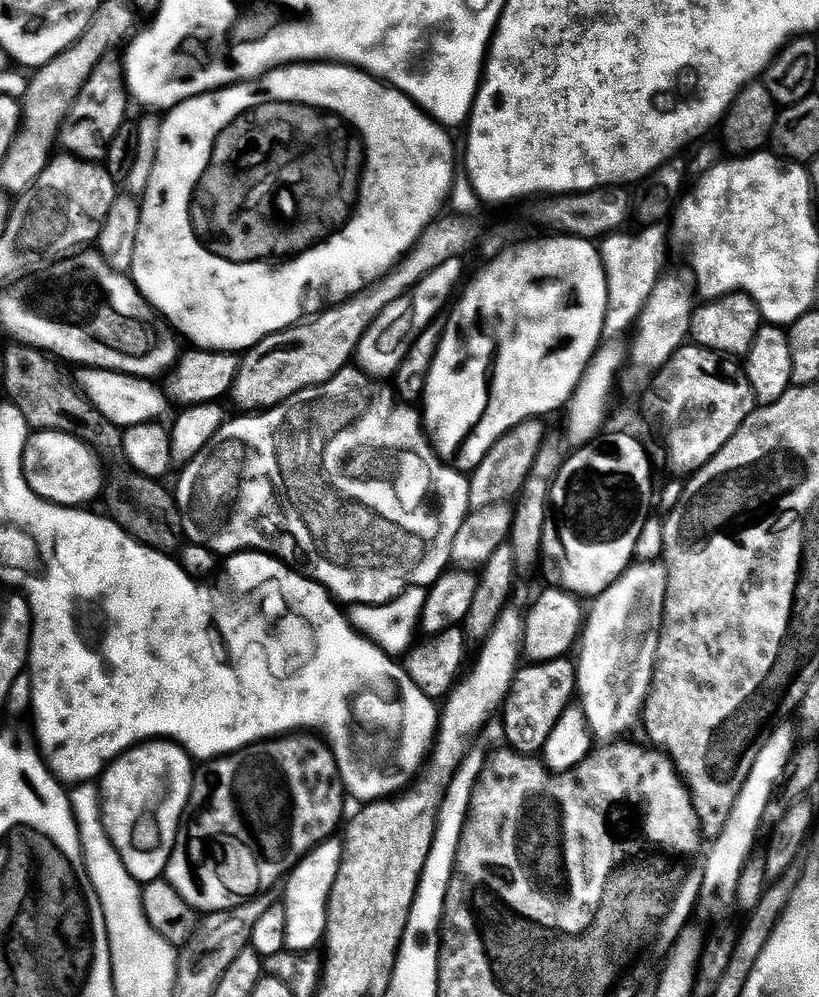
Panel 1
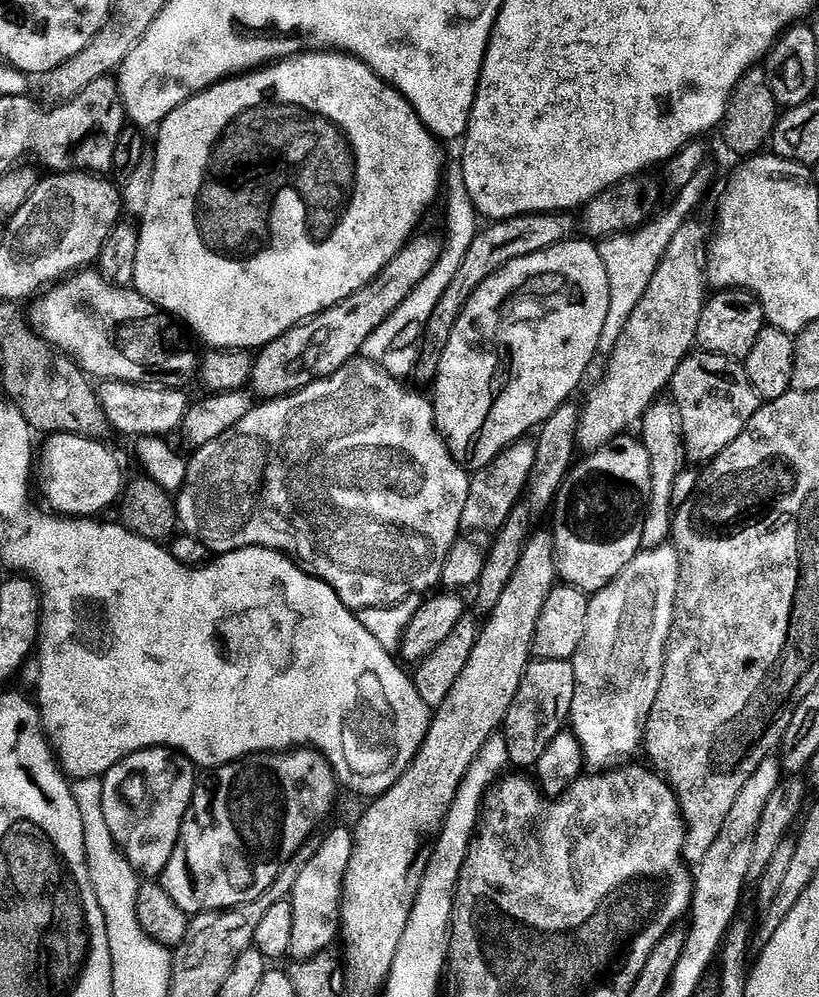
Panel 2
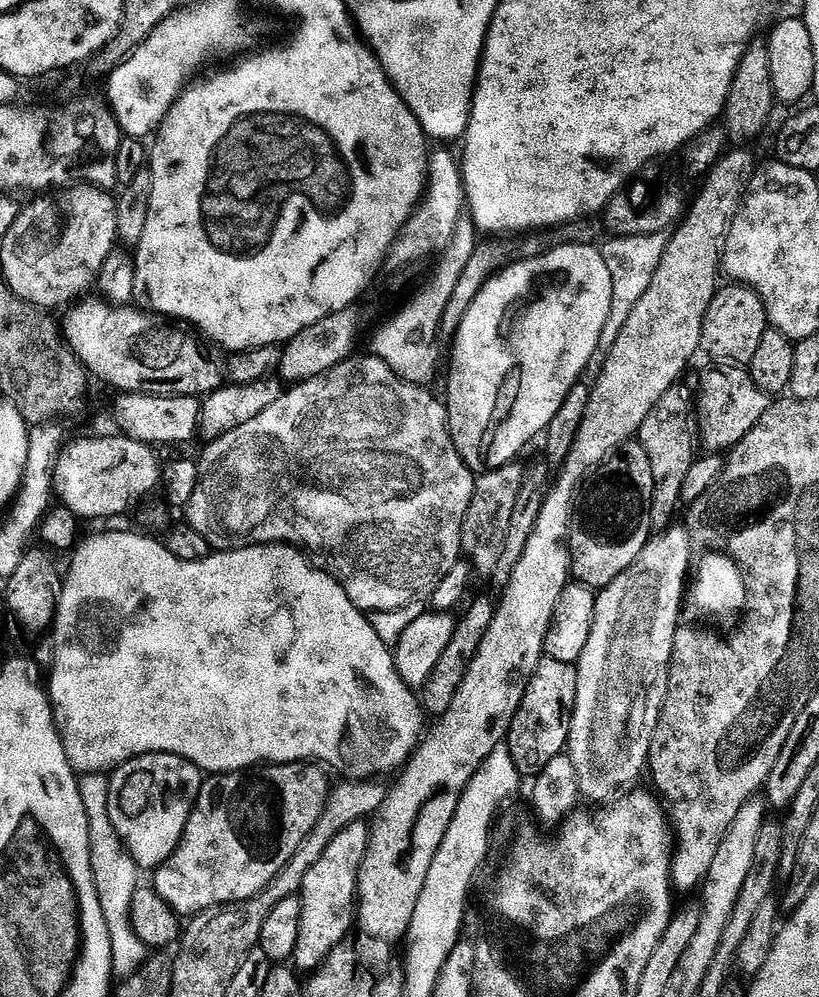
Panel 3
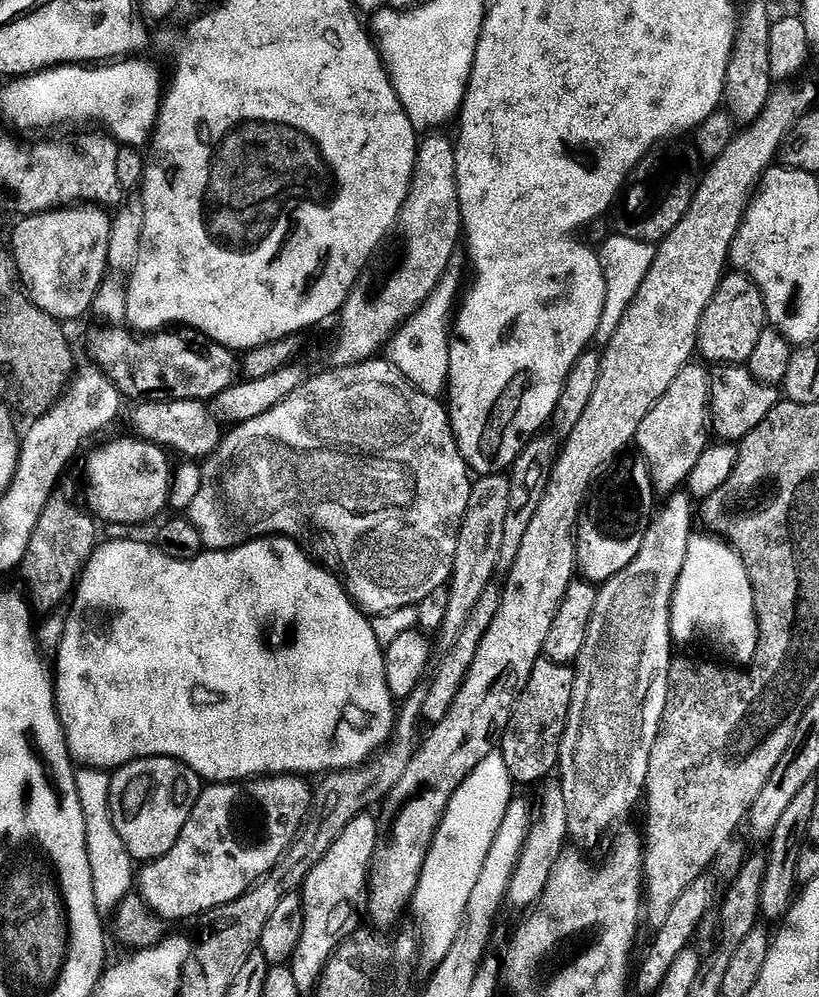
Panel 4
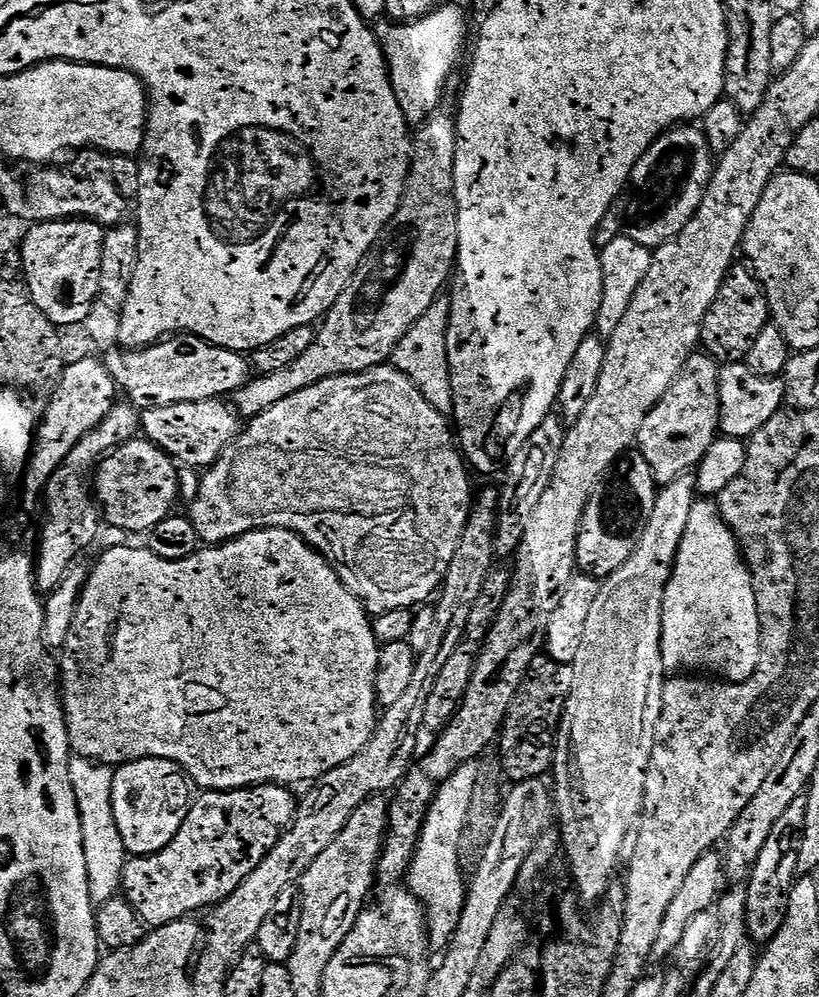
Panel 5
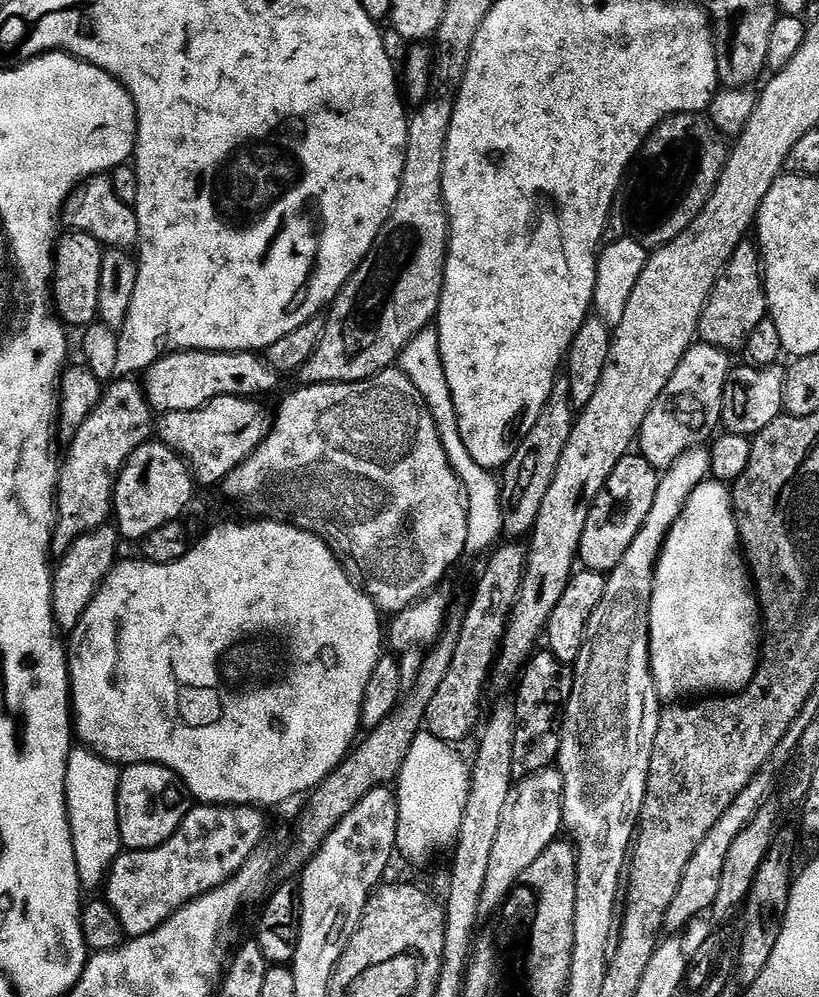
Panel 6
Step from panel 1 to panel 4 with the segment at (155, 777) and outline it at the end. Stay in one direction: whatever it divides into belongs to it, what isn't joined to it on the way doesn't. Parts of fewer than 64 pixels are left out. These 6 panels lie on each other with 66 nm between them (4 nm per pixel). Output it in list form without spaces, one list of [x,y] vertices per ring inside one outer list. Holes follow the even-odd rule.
[[[151,756],[125,764],[111,773],[110,814],[118,838],[136,862],[160,860],[178,842],[186,818],[194,810],[202,791],[200,776],[180,760]]]

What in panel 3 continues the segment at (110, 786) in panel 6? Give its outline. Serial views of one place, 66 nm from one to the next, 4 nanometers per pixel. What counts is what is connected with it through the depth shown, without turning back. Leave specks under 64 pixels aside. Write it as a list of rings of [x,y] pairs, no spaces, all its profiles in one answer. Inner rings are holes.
[[[84,774],[79,777],[82,806],[86,806],[86,818],[90,830],[90,862],[94,874],[94,886],[98,890],[98,902],[102,906],[102,918],[106,918],[106,930],[112,939],[112,971],[117,977],[128,980],[150,956],[150,949],[138,938],[132,929],[132,899],[138,887],[138,869],[134,858],[124,847],[114,822],[110,822],[109,777],[104,774]]]

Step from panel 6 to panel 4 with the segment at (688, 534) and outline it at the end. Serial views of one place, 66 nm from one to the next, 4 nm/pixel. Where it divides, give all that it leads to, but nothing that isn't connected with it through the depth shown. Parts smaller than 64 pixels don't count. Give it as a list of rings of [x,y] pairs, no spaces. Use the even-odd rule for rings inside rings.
[[[720,538],[693,539],[688,557],[672,595],[672,639],[684,644],[691,640],[709,640],[724,648],[733,648],[745,662],[751,661],[760,645],[756,625],[756,607],[750,578],[732,545]]]

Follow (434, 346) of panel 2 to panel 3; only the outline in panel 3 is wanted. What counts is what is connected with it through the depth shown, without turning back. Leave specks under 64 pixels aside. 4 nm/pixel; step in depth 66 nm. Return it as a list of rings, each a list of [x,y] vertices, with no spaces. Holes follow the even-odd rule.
[[[589,219],[572,220],[570,223],[561,224],[555,227],[551,232],[546,230],[532,230],[525,234],[517,236],[494,236],[479,241],[476,245],[475,252],[470,256],[470,260],[466,262],[466,267],[462,272],[461,278],[454,286],[454,293],[450,296],[450,301],[446,304],[446,309],[442,312],[442,320],[439,322],[439,330],[436,335],[436,342],[439,347],[449,347],[453,343],[453,338],[457,334],[457,330],[466,316],[472,302],[481,292],[484,285],[501,270],[516,263],[523,258],[537,258],[541,254],[546,254],[554,247],[563,245],[586,245],[592,244],[595,239],[595,230],[592,229],[592,222]]]

